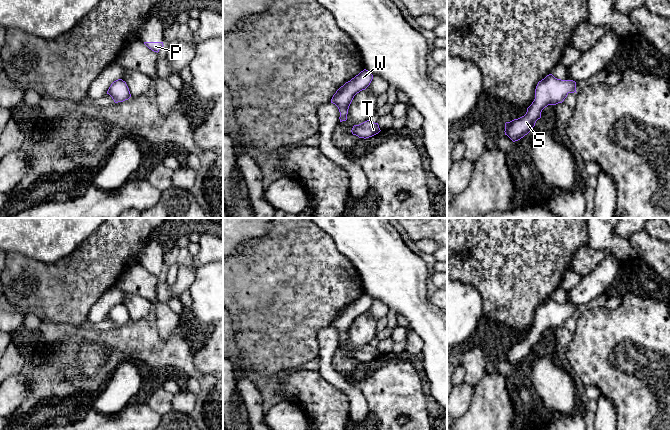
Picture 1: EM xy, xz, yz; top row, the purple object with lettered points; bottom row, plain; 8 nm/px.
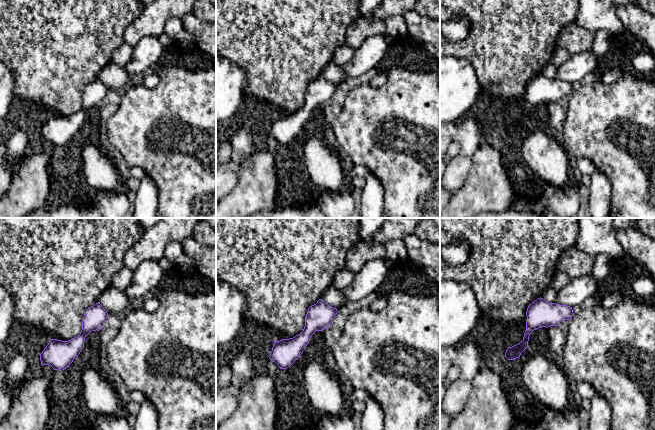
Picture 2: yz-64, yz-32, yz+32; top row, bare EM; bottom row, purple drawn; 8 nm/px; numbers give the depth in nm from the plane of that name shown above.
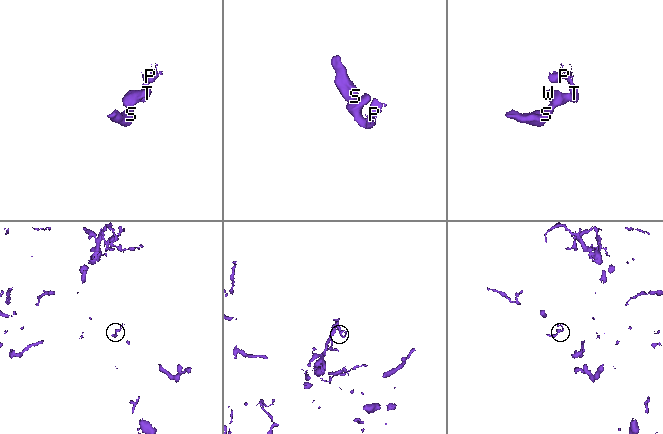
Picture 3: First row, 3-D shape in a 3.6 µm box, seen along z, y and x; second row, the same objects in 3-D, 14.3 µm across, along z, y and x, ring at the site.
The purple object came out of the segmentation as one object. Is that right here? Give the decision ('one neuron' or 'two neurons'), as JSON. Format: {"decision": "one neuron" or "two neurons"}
{"decision": "two neurons"}

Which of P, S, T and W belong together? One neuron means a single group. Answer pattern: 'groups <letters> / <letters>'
groups P T / S W

